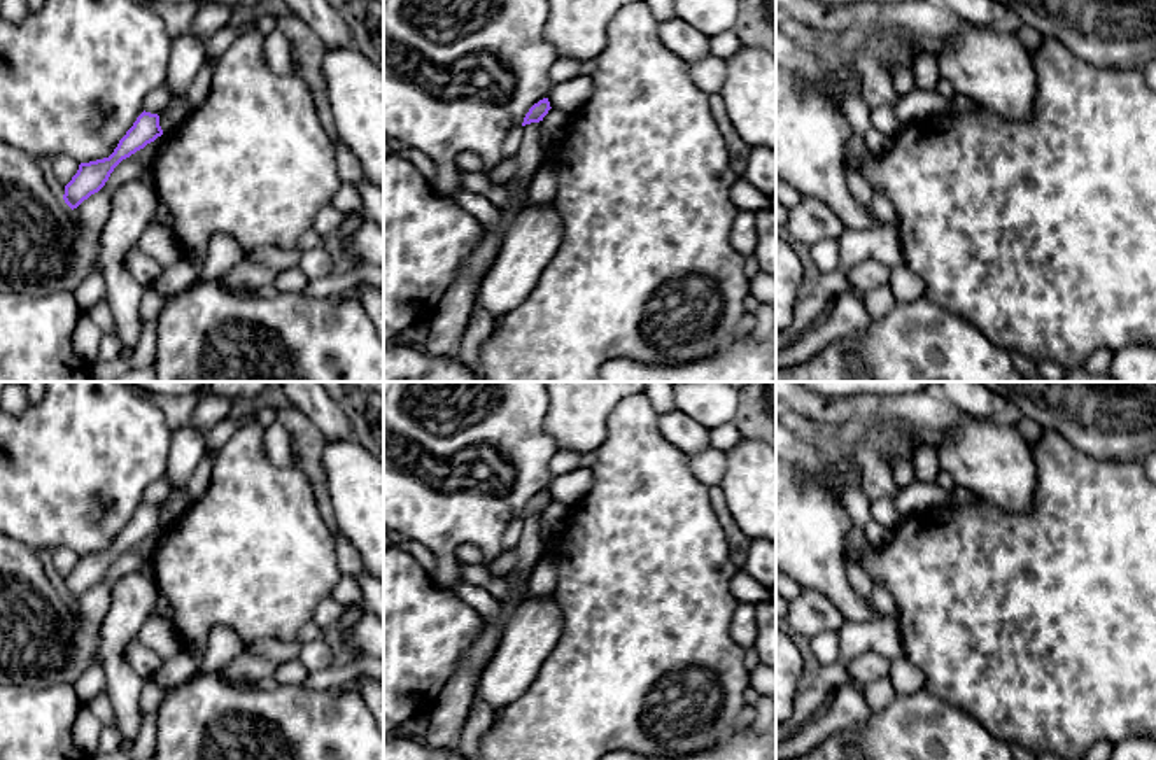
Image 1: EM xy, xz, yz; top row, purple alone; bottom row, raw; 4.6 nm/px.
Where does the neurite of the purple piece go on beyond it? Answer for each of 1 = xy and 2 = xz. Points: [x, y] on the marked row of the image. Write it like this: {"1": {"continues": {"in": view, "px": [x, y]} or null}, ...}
{"1": {"continues": null}, "2": {"continues": null}}

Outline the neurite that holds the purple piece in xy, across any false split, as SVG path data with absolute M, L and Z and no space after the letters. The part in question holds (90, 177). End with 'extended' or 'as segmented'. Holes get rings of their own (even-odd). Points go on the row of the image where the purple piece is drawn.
M142 112L109 158L81 163L77 173L65 186L63 200L74 210L91 194L98 193L114 168L147 144L163 135L159 116Z; as segmented

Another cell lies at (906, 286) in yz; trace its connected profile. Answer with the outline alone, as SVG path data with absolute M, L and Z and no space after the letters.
M906 264L890 270L892 294L897 301L909 303L925 296L925 282Z

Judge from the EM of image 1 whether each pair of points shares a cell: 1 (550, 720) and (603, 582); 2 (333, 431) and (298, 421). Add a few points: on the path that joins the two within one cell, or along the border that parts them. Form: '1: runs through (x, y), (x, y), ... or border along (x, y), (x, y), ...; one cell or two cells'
1: runs through (585, 685), (603, 668), (603, 617); one cell
2: border along (289, 403), (326, 442); two cells

